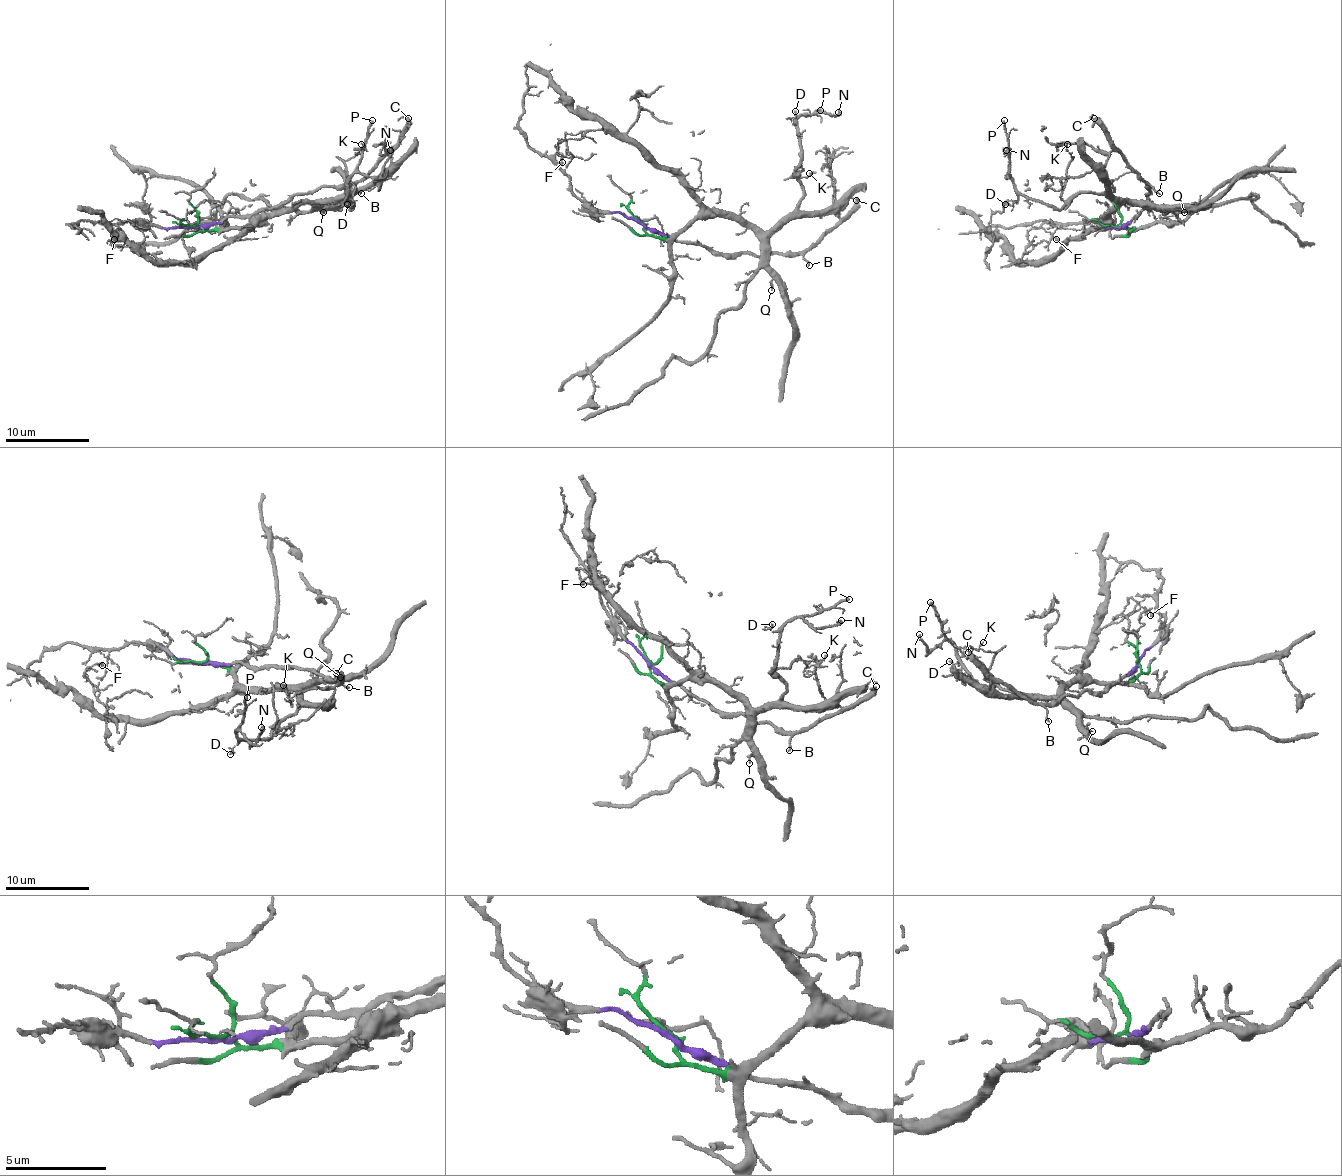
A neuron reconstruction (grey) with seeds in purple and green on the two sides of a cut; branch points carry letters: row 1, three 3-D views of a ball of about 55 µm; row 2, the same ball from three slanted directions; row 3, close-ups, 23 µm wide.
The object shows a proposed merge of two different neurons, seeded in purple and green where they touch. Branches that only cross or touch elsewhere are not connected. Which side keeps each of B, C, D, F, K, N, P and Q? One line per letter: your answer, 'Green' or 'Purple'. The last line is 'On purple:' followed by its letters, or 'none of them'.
B: Purple
C: Purple
D: Green
F: Green
K: Green
N: Green
P: Green
Q: Green
On purple: B, C

